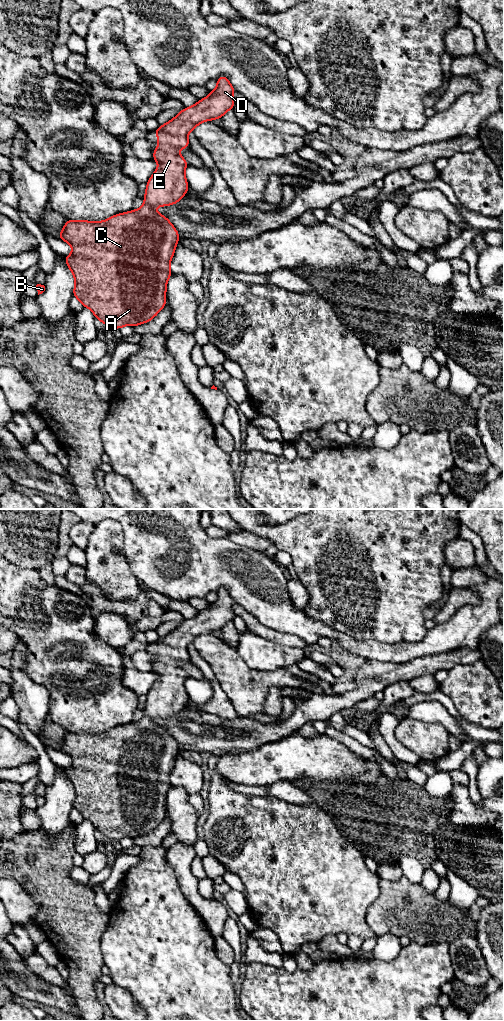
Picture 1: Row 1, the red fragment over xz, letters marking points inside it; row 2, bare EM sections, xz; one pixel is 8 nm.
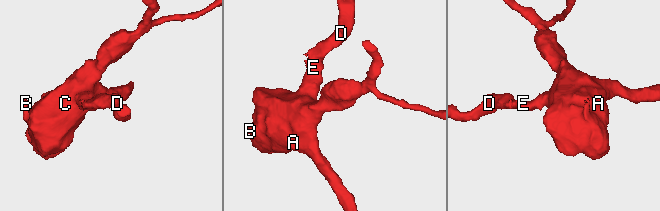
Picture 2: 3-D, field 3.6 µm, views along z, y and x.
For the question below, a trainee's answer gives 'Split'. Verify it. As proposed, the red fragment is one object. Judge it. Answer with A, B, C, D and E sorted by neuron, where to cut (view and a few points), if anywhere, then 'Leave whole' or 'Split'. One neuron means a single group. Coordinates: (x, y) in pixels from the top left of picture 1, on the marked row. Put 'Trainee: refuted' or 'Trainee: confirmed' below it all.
Groups: A B C D E. No split. Leave whole
Trainee: refuted

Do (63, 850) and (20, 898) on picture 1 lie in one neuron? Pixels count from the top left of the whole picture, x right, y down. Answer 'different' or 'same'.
different

